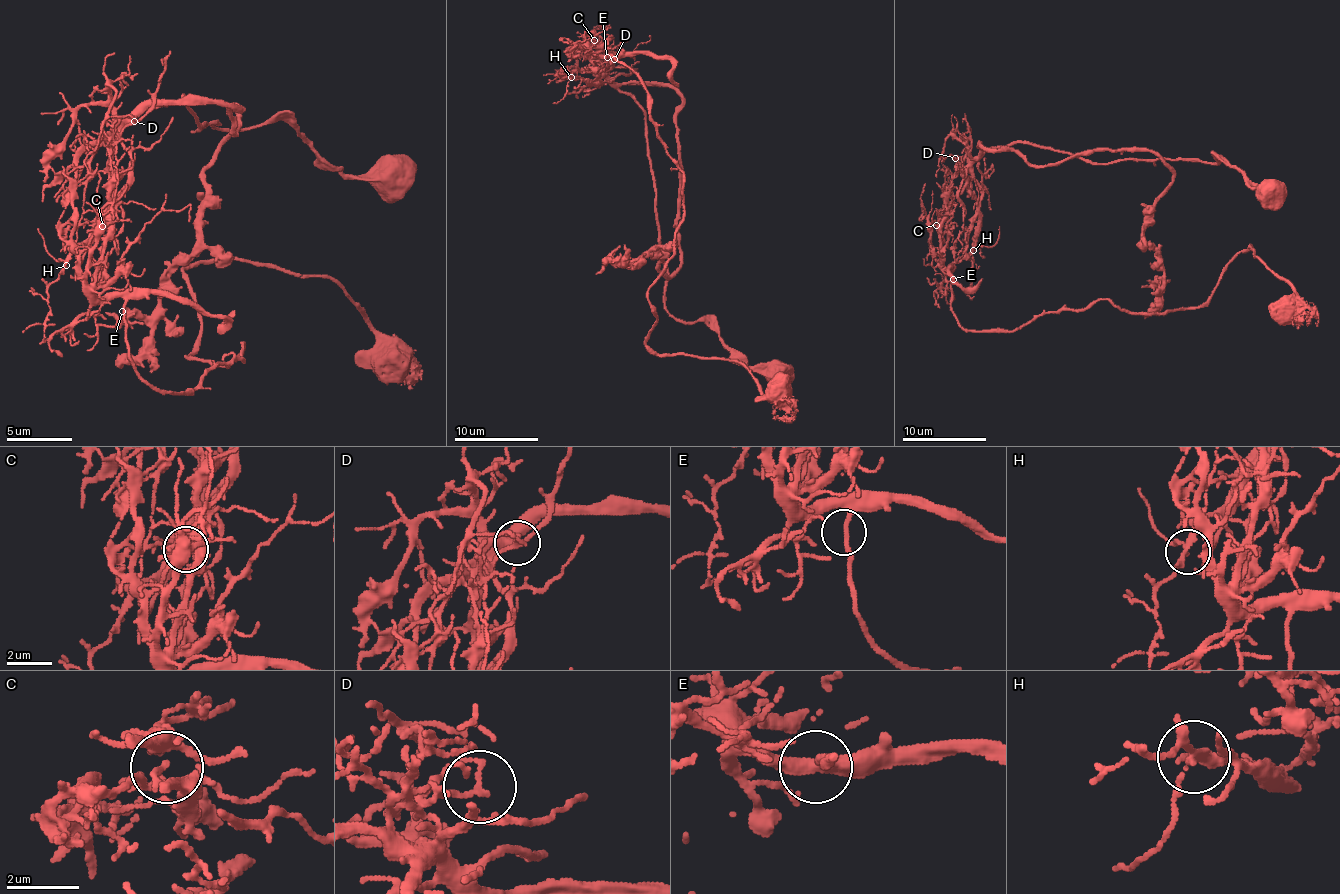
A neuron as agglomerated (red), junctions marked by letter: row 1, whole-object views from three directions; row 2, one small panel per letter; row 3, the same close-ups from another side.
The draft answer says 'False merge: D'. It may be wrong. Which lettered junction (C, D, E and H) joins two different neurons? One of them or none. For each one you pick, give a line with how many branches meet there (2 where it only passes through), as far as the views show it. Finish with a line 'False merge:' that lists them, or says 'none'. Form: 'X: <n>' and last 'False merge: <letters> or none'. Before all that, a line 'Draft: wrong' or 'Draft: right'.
Draft: right
D: 2
False merge: D

